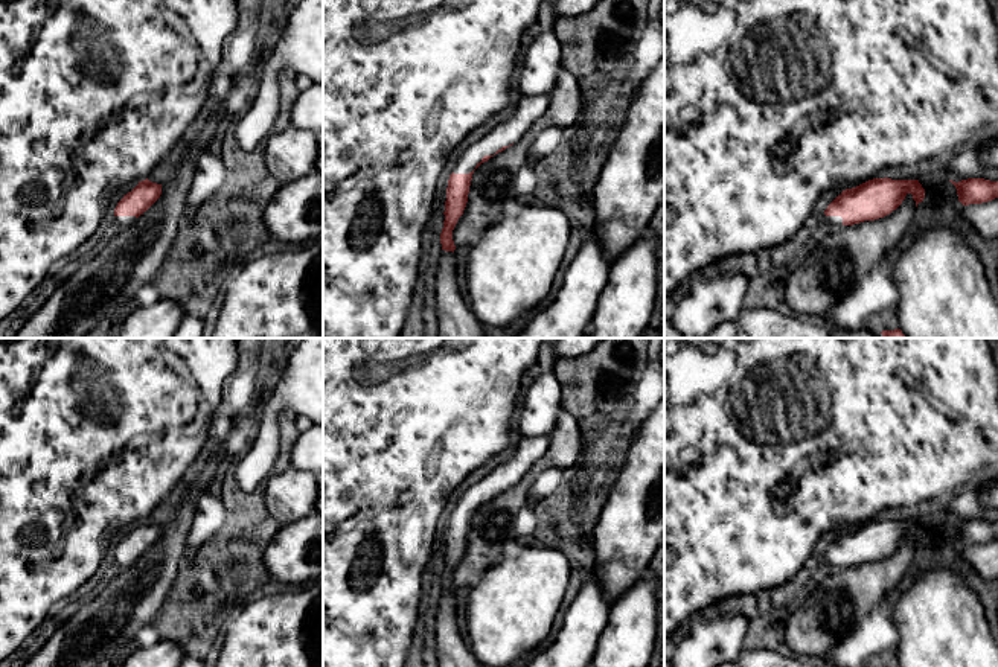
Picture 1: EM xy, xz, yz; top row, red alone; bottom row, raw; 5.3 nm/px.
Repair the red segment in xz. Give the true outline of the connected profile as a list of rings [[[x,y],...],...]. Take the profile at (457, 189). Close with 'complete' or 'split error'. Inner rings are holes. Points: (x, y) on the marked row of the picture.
[[[550,94],[517,96],[509,117],[472,145],[457,161],[446,187],[445,221],[440,233],[442,250],[453,253],[456,250],[453,230],[466,207],[474,171],[512,146],[545,113],[549,104]]]; split error

